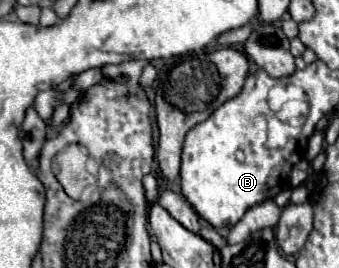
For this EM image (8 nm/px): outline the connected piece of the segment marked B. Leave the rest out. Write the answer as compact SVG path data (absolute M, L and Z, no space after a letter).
M262 69L248 75L236 97L224 101L206 121L194 125L186 133L180 166L181 193L196 213L216 229L232 227L250 207L286 189L292 153L300 159L304 145L290 145L282 153L268 149L264 141L262 119L270 115L268 89L276 83L278 79L272 79Z

